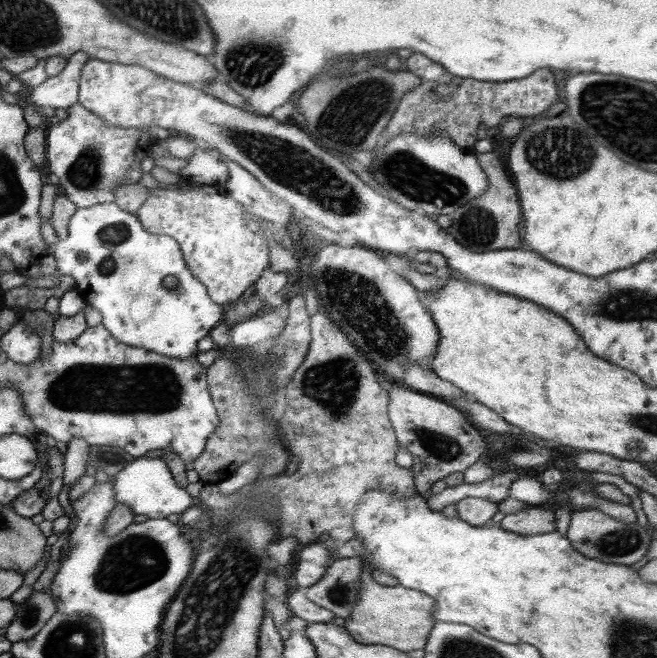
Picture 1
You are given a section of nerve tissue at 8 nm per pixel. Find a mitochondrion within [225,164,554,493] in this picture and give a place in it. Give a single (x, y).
(358, 302)

